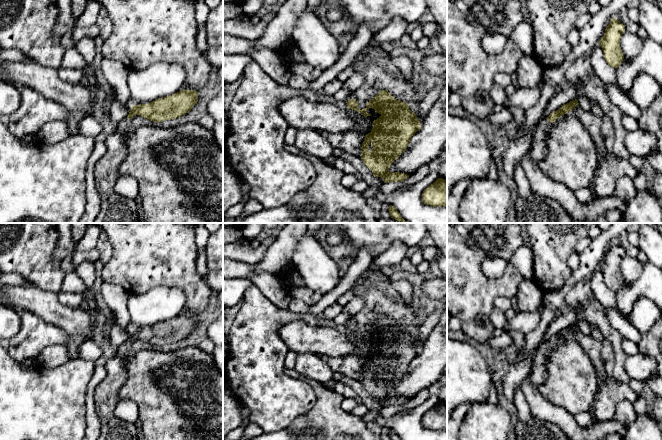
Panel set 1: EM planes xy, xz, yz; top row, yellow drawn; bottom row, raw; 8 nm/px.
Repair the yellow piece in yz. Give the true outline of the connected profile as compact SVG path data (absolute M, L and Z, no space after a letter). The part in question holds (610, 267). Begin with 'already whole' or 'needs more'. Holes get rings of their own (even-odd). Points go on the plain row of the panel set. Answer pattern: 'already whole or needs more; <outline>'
already whole; M615 241L611 242L610 248L606 251L604 260L599 265L608 289L618 292L624 283L620 271L620 262L625 255L625 250Z

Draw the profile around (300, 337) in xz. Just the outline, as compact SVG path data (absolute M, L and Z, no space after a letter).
M303 320L287 323L278 329L285 345L295 353L311 352L331 358L359 351L364 340L349 332L326 326L311 326Z

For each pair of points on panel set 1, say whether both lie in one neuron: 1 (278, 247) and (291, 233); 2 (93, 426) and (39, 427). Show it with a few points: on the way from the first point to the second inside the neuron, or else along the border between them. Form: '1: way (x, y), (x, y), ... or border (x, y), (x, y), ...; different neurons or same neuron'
1: way (281, 244), (288, 236); same neuron
2: border (85, 402), (86, 429); different neurons

